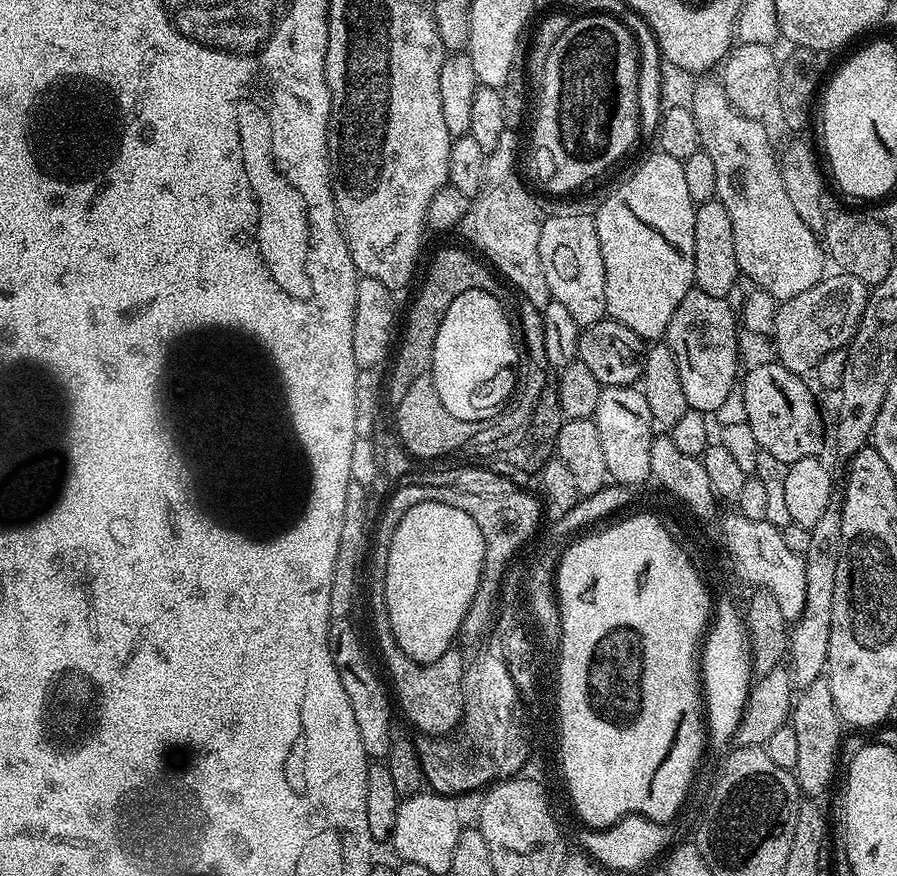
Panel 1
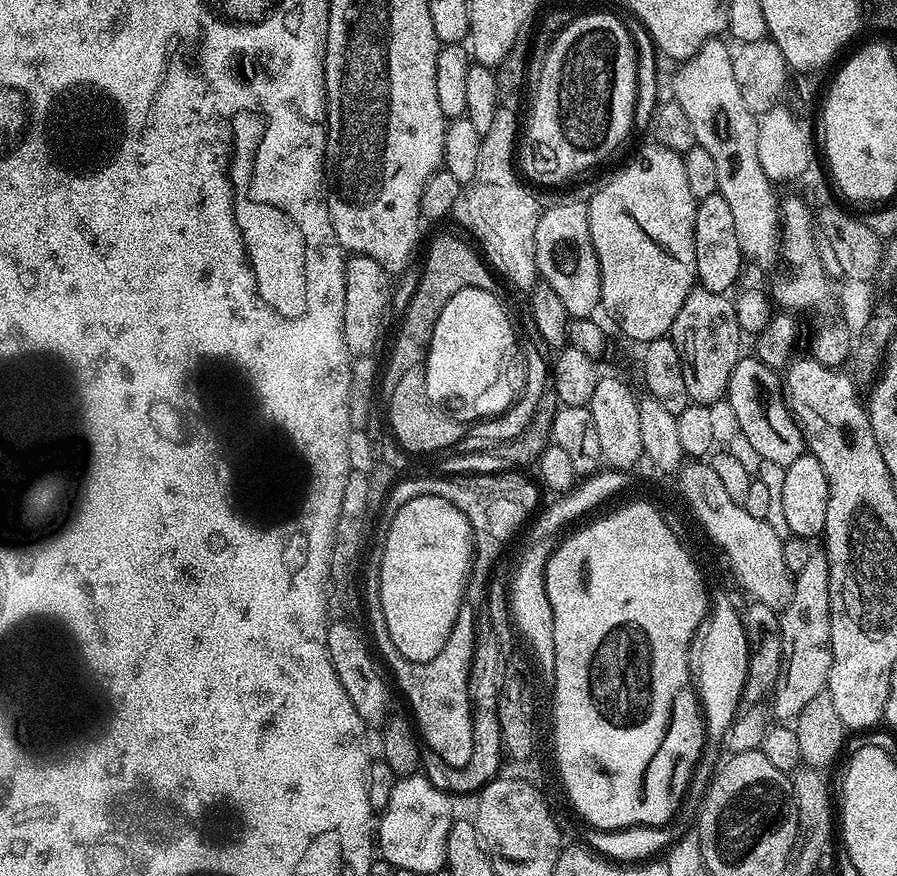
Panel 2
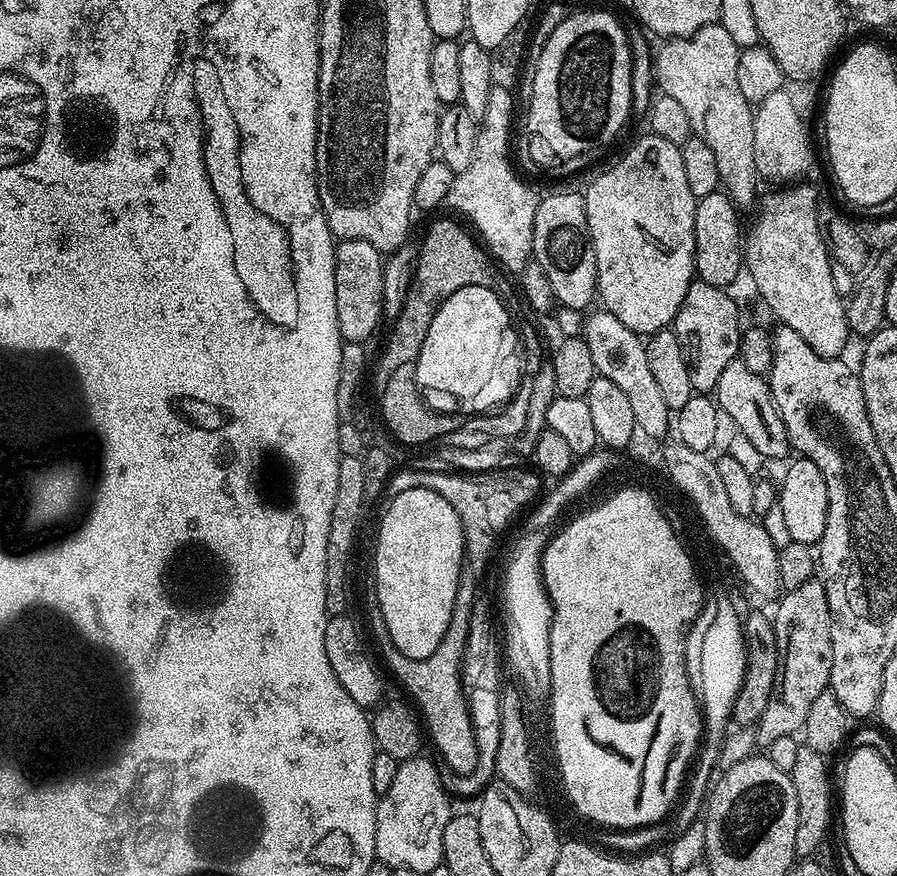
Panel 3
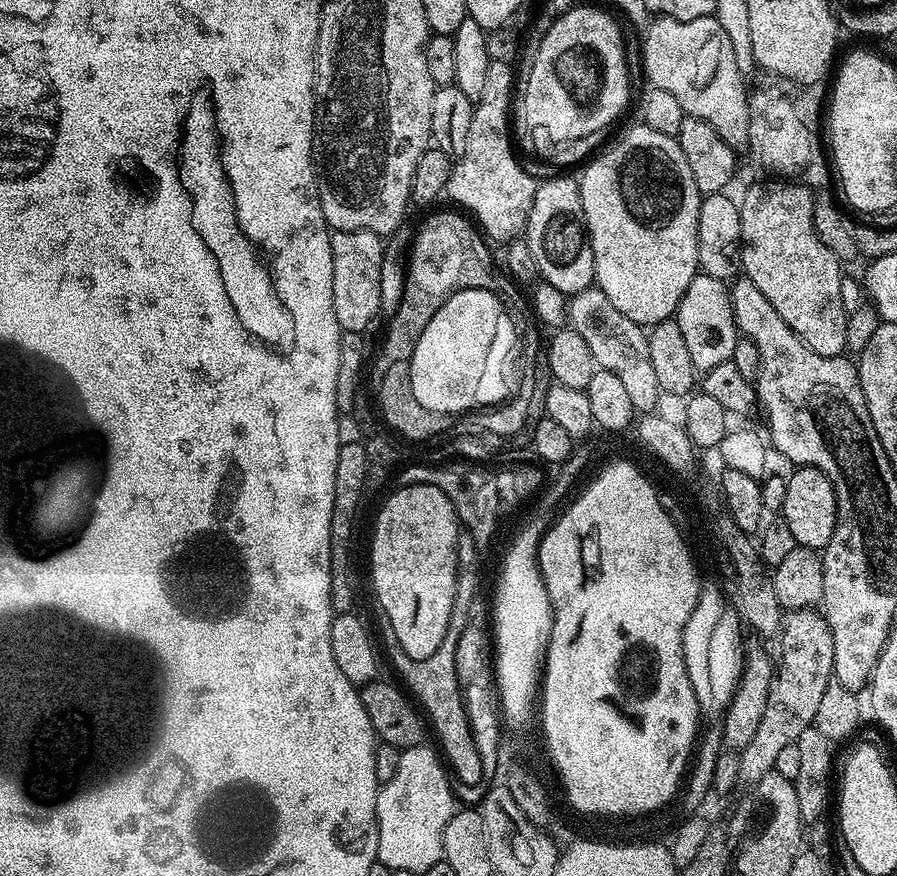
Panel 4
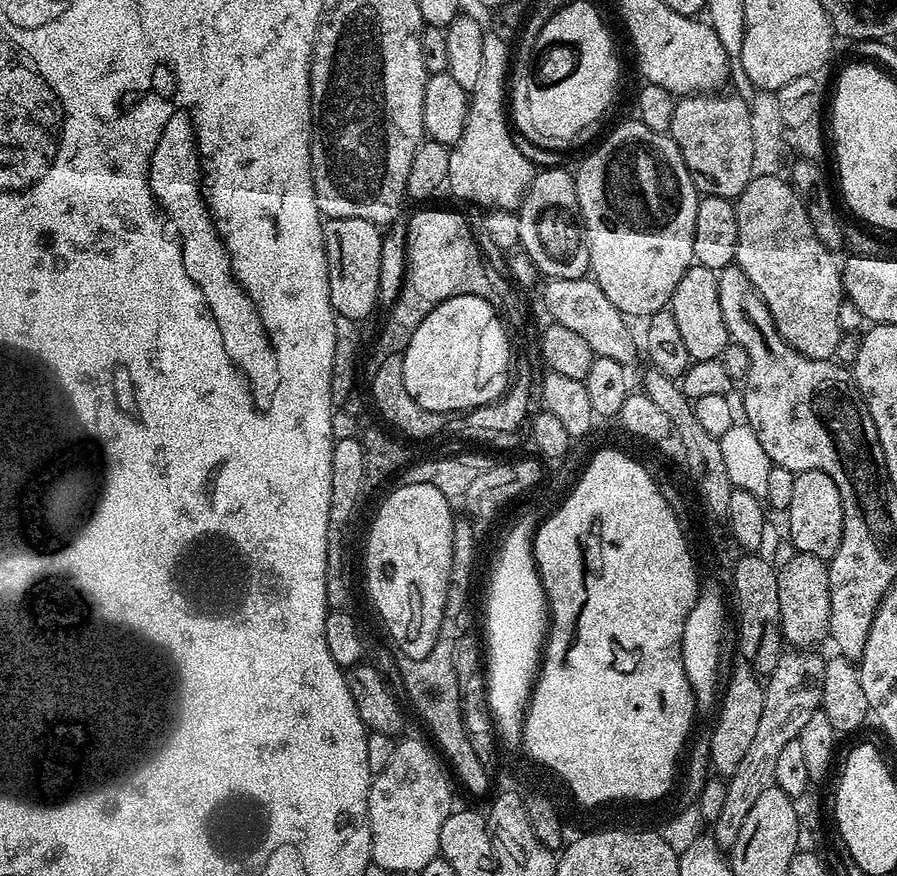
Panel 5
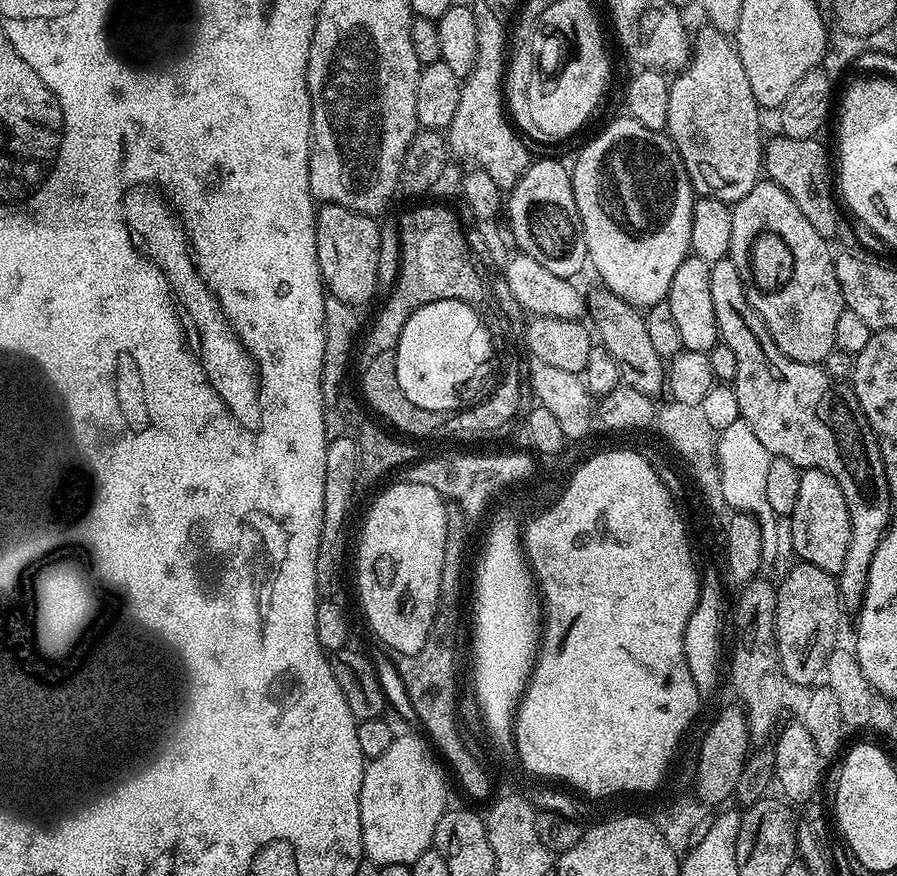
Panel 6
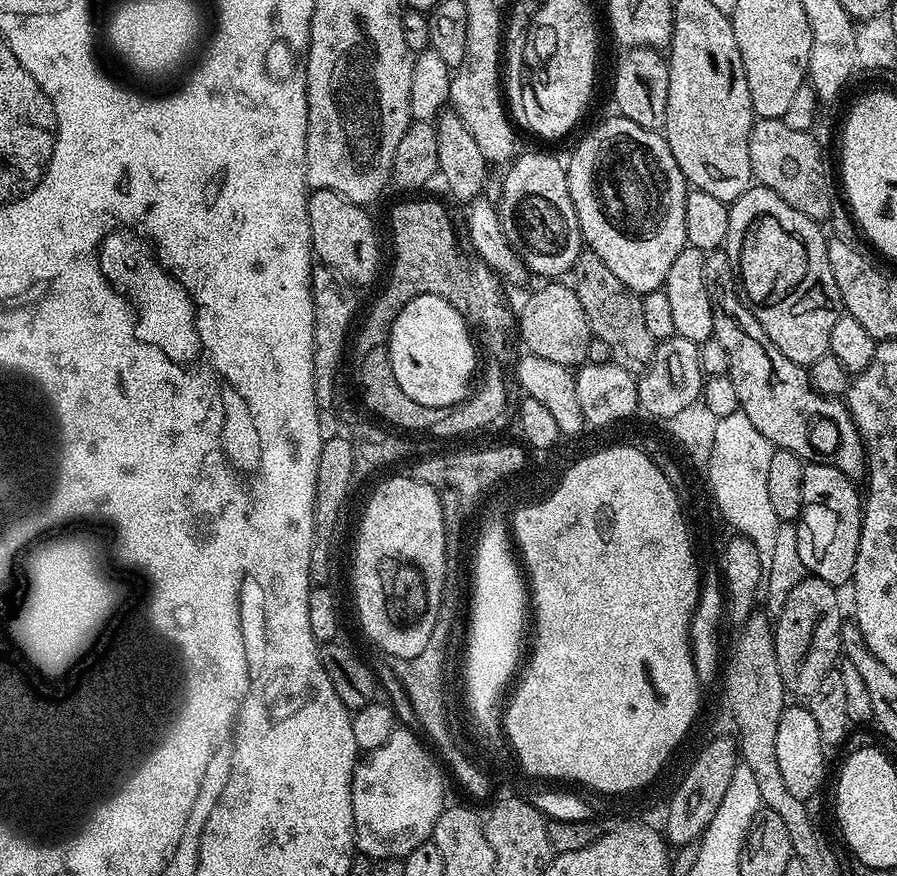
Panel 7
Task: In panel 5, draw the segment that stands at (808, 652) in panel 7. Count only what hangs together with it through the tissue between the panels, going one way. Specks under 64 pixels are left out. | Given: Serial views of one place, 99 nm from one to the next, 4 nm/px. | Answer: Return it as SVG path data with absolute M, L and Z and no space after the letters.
M796 552L778 568L778 610L780 611L780 634L785 645L796 650L812 650L820 639L828 636L830 626L830 578L828 565L805 552Z

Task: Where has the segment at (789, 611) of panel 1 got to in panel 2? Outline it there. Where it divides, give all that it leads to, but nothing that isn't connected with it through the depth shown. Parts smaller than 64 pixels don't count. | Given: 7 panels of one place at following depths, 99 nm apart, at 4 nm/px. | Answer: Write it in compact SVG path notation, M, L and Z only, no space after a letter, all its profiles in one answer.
M688 462L683 465L680 472L684 478L684 488L687 497L691 497L692 504L695 504L695 512L699 512L700 519L708 525L708 531L716 537L721 544L725 544L726 552L731 552L732 560L735 560L740 572L736 578L738 584L745 588L752 595L751 599L757 604L765 604L771 608L782 610L792 600L793 573L789 572L784 557L784 540L774 529L768 520L754 518L754 514L746 514L743 503L730 498L729 492L722 486L718 474L714 474L711 463Z

